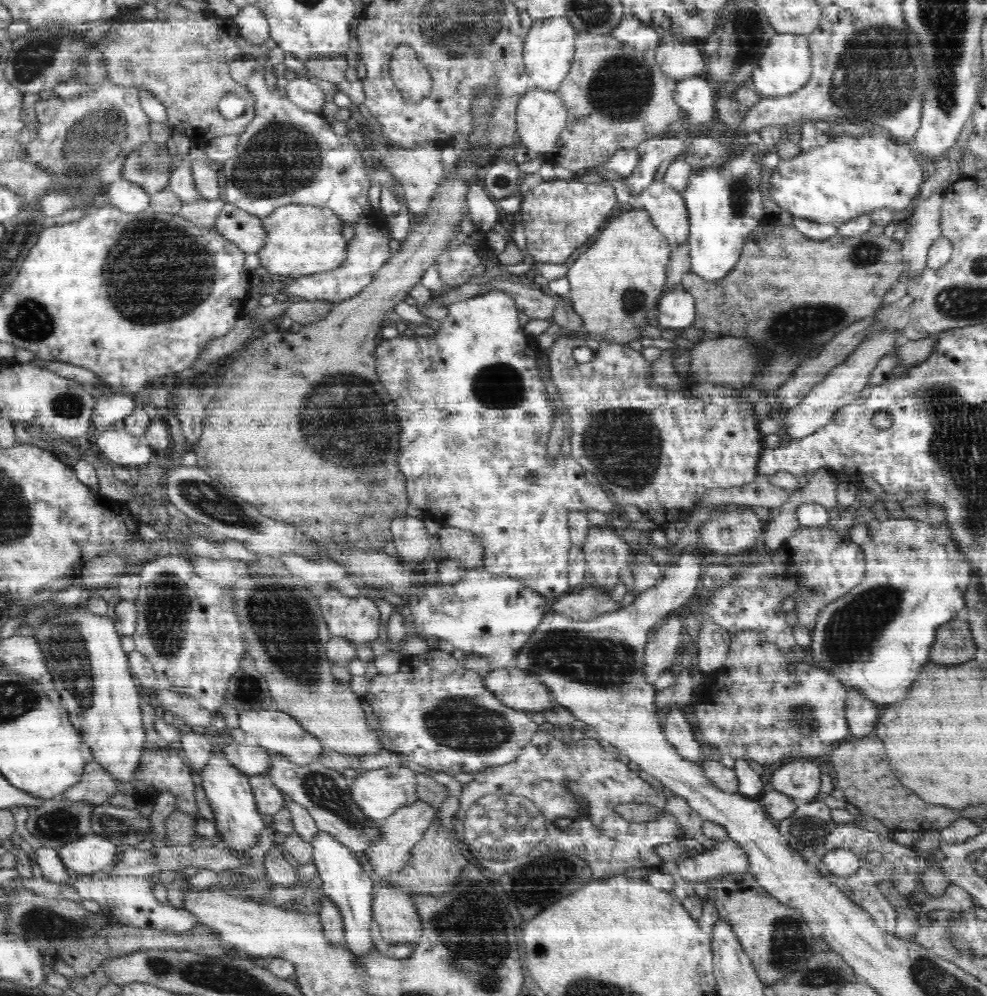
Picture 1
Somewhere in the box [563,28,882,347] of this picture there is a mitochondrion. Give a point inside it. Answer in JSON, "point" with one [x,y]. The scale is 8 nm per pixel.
{"point":[621,88]}

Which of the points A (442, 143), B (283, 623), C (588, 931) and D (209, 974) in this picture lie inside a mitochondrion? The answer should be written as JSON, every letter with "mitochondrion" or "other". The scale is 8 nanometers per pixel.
{"A":"other","B":"mitochondrion","C":"other","D":"mitochondrion"}

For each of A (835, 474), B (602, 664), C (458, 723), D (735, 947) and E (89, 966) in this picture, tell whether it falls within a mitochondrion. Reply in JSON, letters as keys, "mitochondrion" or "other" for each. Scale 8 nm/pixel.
{"A":"other","B":"mitochondrion","C":"mitochondrion","D":"other","E":"other"}

